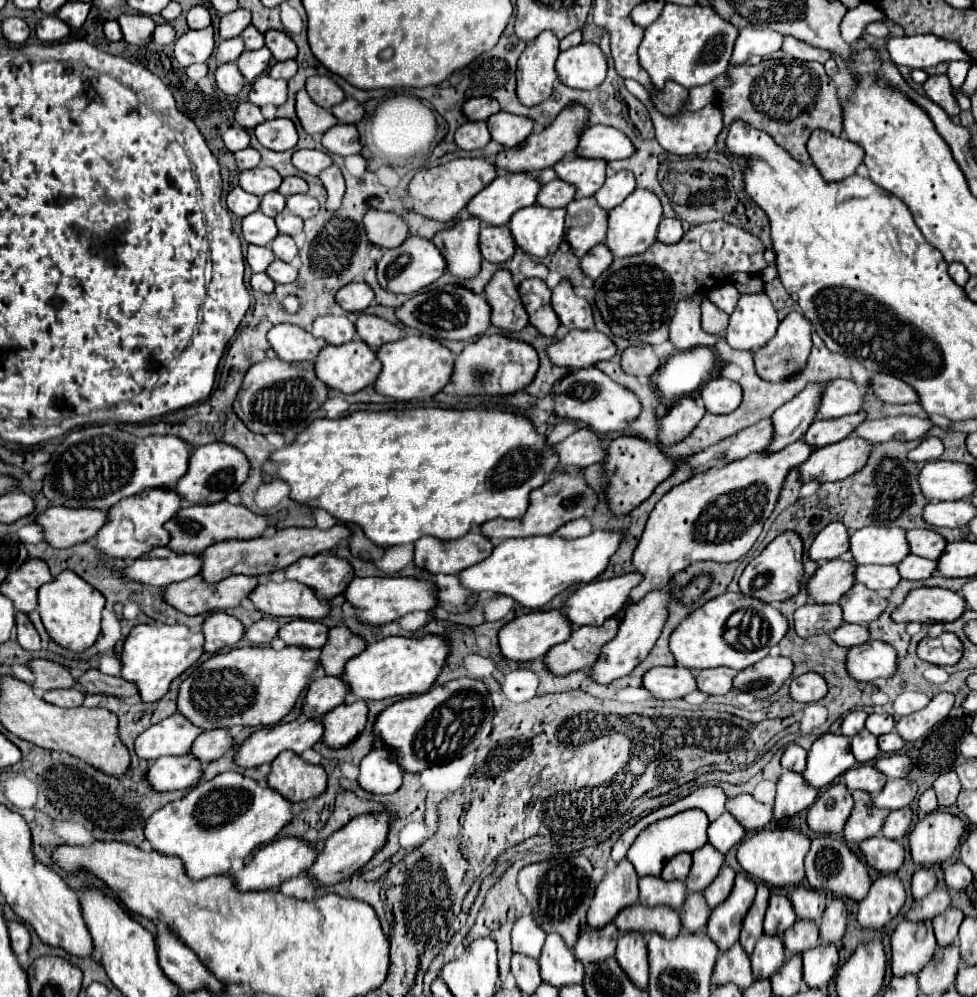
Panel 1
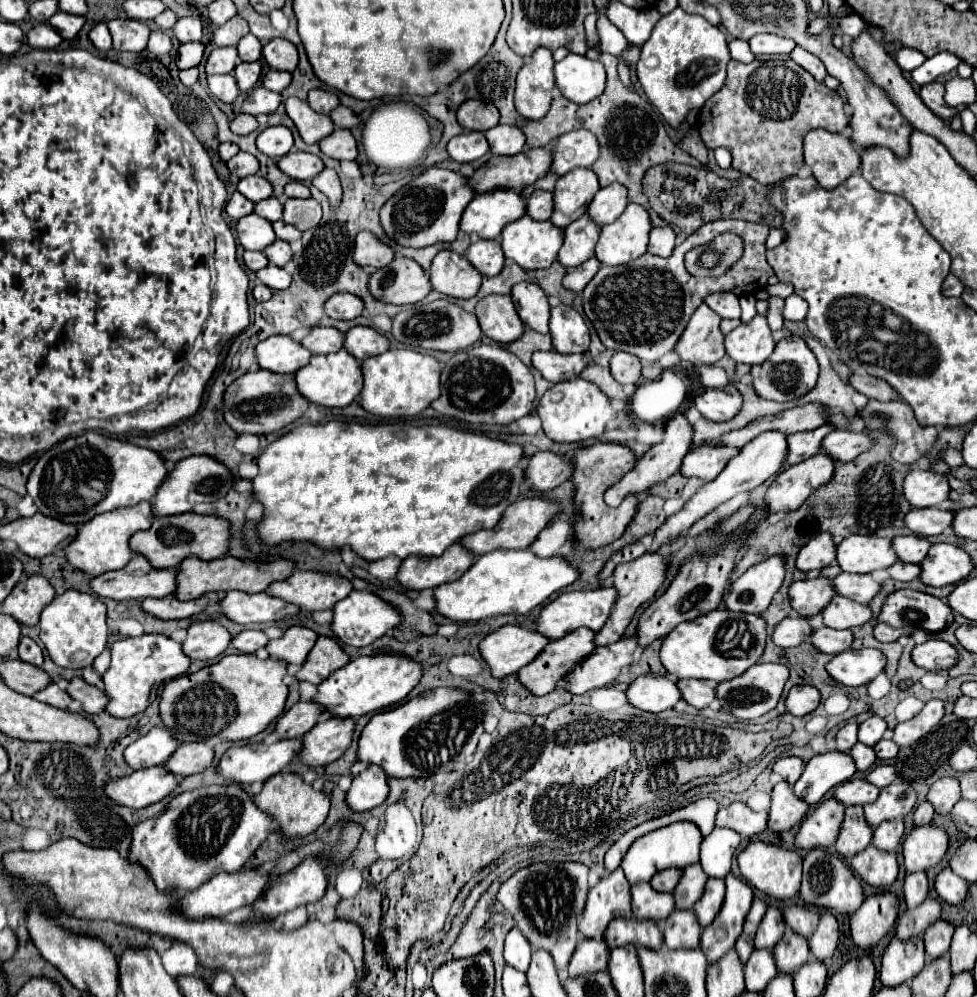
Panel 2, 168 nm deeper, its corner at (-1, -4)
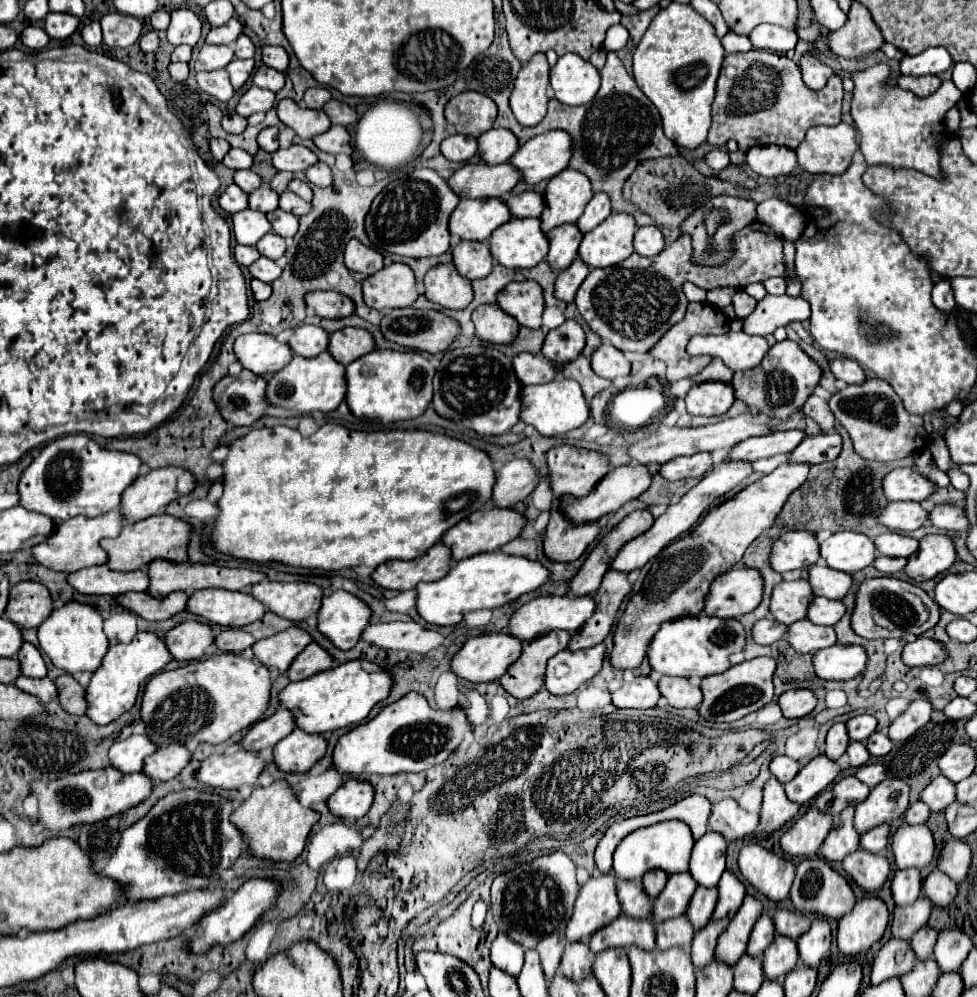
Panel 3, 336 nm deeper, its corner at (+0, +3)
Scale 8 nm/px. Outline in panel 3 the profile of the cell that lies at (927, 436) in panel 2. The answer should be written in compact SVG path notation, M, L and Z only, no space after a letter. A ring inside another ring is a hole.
M866 377L864 383L846 385L830 397L828 405L836 421L848 431L854 451L862 459L890 463L928 445L928 433L922 427L922 417L908 413L894 389L882 379Z

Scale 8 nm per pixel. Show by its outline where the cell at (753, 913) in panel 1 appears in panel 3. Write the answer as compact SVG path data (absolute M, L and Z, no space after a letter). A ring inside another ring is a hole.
M746 895L744 903L740 905L740 911L736 911L730 925L718 939L714 961L722 961L728 967L736 965L736 961L742 957L742 953L746 953L746 943L748 943L750 931L760 915L762 915L762 903L758 899Z

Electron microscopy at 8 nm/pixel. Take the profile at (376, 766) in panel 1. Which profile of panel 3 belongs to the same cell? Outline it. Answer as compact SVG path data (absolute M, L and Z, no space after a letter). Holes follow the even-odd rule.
M348 779L342 789L338 787L332 797L326 801L328 811L348 823L354 823L356 819L364 817L372 805L374 789L358 779Z

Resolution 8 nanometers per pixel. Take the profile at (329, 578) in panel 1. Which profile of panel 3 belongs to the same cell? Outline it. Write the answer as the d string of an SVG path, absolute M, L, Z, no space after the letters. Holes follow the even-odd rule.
M264 581L254 585L250 595L256 597L270 613L294 623L306 621L314 615L322 601L322 589L312 583Z

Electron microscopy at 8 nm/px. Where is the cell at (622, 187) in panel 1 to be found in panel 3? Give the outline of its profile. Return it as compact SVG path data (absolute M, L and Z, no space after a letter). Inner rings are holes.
M596 193L590 199L590 203L586 205L580 219L576 221L576 227L580 229L580 233L588 233L596 225L600 225L608 215L610 215L610 199L608 199L608 195L606 193Z

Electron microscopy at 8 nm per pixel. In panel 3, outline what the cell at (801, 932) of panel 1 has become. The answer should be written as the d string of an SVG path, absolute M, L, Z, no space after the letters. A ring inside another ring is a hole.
M776 935L768 949L762 953L762 971L766 979L782 981L788 971L798 963L796 943L792 939L784 939L784 935Z

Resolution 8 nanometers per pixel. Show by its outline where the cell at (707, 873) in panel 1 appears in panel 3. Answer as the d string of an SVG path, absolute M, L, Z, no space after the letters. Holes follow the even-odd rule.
M676 873L668 877L666 887L662 889L662 893L654 899L652 905L652 919L656 923L672 919L672 917L680 917L686 913L686 907L690 903L692 893L696 891L696 881L692 879L690 873Z

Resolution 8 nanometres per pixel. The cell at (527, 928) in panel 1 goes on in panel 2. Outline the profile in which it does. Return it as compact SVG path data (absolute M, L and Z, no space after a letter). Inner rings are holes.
M513 928L505 938L505 962L521 972L527 972L531 952L533 948L529 946L529 940Z

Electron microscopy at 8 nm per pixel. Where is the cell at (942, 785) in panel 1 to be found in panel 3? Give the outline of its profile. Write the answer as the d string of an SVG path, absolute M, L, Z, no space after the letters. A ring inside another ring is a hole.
M938 775L936 779L932 779L932 783L922 791L920 801L924 801L930 811L944 811L954 799L954 783L950 779L944 779L944 775Z

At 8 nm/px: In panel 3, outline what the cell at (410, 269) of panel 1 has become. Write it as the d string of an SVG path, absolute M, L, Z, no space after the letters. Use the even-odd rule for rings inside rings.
M392 263L366 277L362 281L362 293L364 303L376 311L410 307L418 297L414 273L404 263Z

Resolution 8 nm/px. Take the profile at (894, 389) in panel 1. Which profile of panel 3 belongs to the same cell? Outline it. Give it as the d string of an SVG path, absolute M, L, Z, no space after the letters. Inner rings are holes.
M834 357L830 361L830 369L832 369L836 379L842 379L846 383L862 383L866 377L862 367L848 357Z

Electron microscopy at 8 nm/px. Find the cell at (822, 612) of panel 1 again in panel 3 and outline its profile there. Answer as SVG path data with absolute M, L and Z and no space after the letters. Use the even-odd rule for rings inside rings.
M770 617L756 621L754 627L752 627L752 639L754 639L758 645L770 645L770 643L782 639L784 635L786 635L786 625L776 623L776 621L772 621Z

